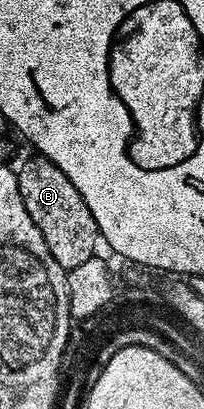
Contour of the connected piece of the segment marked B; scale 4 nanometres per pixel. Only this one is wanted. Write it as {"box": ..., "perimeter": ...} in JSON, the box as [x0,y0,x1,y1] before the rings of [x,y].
{"box":[17,154,100,270],"perimeter":[[[41,154],[31,155],[31,160],[26,160],[22,168],[17,169],[20,198],[24,198],[24,210],[36,222],[40,234],[44,234],[44,242],[48,242],[48,250],[52,250],[52,258],[60,262],[60,266],[67,270],[88,262],[100,248],[100,237],[96,218],[92,218],[92,210],[88,210],[88,202],[72,186],[68,174],[60,170]]]}

